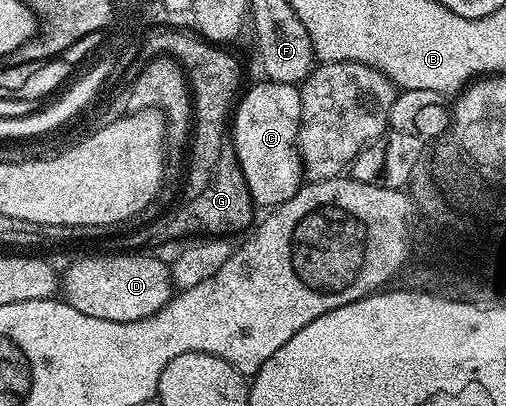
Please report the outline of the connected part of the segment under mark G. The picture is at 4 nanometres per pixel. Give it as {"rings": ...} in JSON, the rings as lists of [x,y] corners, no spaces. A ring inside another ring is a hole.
{"rings":[[[169,28],[161,34],[149,34],[143,43],[146,55],[173,58],[189,80],[195,119],[191,130],[191,149],[188,151],[189,179],[185,182],[181,203],[172,214],[165,214],[150,226],[133,230],[126,236],[124,249],[129,252],[153,248],[149,246],[157,246],[160,242],[173,242],[188,230],[210,230],[209,234],[213,236],[232,236],[236,230],[248,231],[255,222],[253,197],[241,171],[237,149],[233,142],[225,142],[225,133],[209,130],[209,122],[205,122],[205,118],[221,118],[221,114],[231,114],[231,107],[238,101],[242,89],[241,66],[225,51],[228,49],[210,42],[192,29],[183,29]]]}

